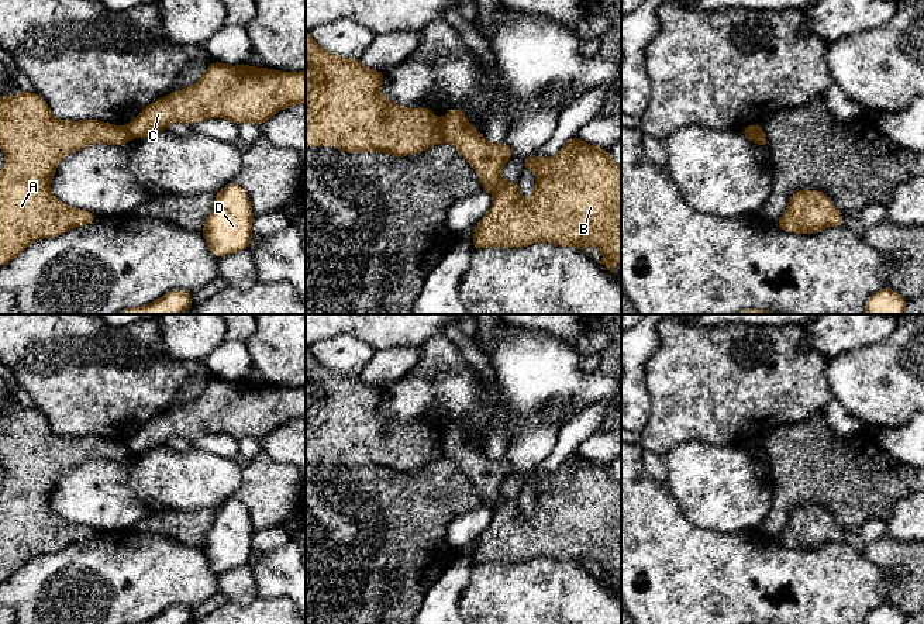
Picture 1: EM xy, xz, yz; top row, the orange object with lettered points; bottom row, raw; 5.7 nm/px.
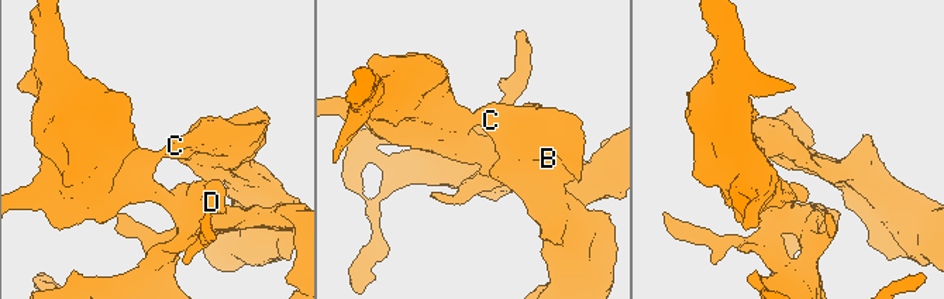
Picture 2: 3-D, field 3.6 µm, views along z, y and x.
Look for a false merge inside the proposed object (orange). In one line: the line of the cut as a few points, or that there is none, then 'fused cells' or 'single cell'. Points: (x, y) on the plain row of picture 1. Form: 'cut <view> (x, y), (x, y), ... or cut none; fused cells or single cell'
cut xz (441, 435), (444, 455); fused cells

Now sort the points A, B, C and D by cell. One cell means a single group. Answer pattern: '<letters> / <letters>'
A D / B C

